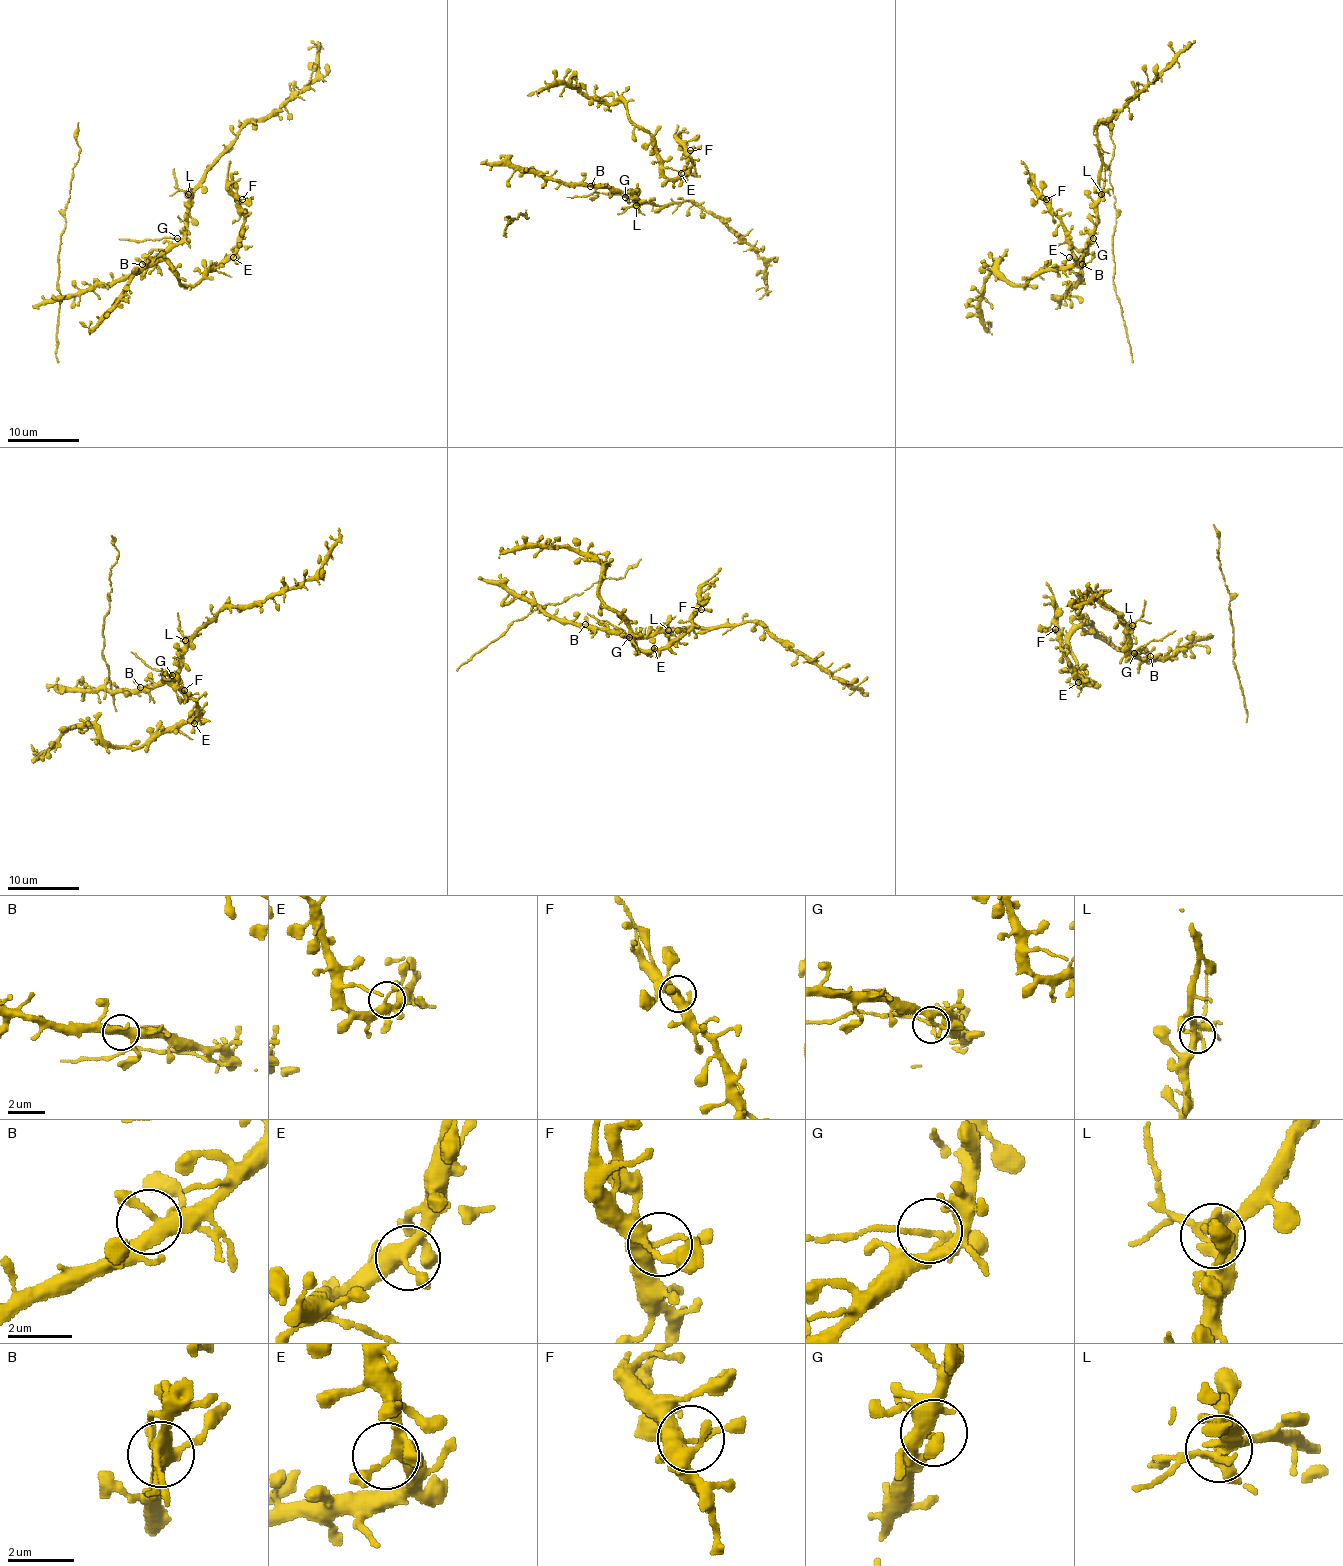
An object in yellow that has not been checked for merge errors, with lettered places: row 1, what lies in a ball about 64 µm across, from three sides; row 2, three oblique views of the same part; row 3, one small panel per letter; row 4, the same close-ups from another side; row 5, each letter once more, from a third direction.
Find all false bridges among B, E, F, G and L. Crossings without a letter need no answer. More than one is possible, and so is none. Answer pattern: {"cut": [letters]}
{"cut": ["G", "L"]}

